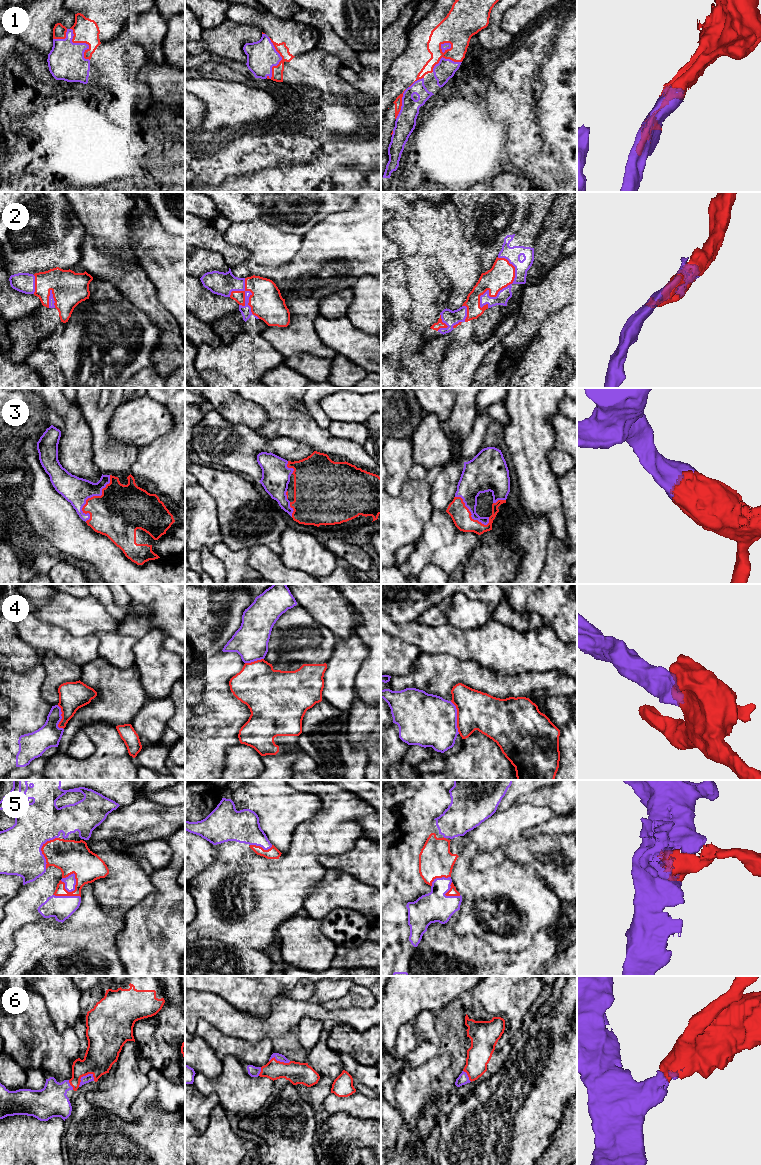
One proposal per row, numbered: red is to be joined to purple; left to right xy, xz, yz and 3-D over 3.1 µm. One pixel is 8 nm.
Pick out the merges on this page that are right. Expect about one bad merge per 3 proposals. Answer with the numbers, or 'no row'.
1, 2, 3, 5, 6

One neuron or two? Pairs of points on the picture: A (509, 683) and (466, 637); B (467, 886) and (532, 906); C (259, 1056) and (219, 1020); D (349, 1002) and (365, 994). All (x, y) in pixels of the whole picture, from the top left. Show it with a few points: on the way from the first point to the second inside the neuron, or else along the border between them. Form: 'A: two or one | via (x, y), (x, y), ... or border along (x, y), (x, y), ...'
A: two | border along (478, 664), (500, 673), (520, 674), (523, 672)
B: one | via (483, 886), (512, 886), (516, 890)
C: two | border along (215, 1028), (252, 1043), (260, 1041)
D: one | via (353, 999), (361, 997)

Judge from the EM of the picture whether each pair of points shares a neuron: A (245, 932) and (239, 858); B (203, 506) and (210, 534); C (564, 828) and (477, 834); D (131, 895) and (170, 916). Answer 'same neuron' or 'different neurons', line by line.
A: same neuron
B: same neuron
C: different neurons
D: different neurons

